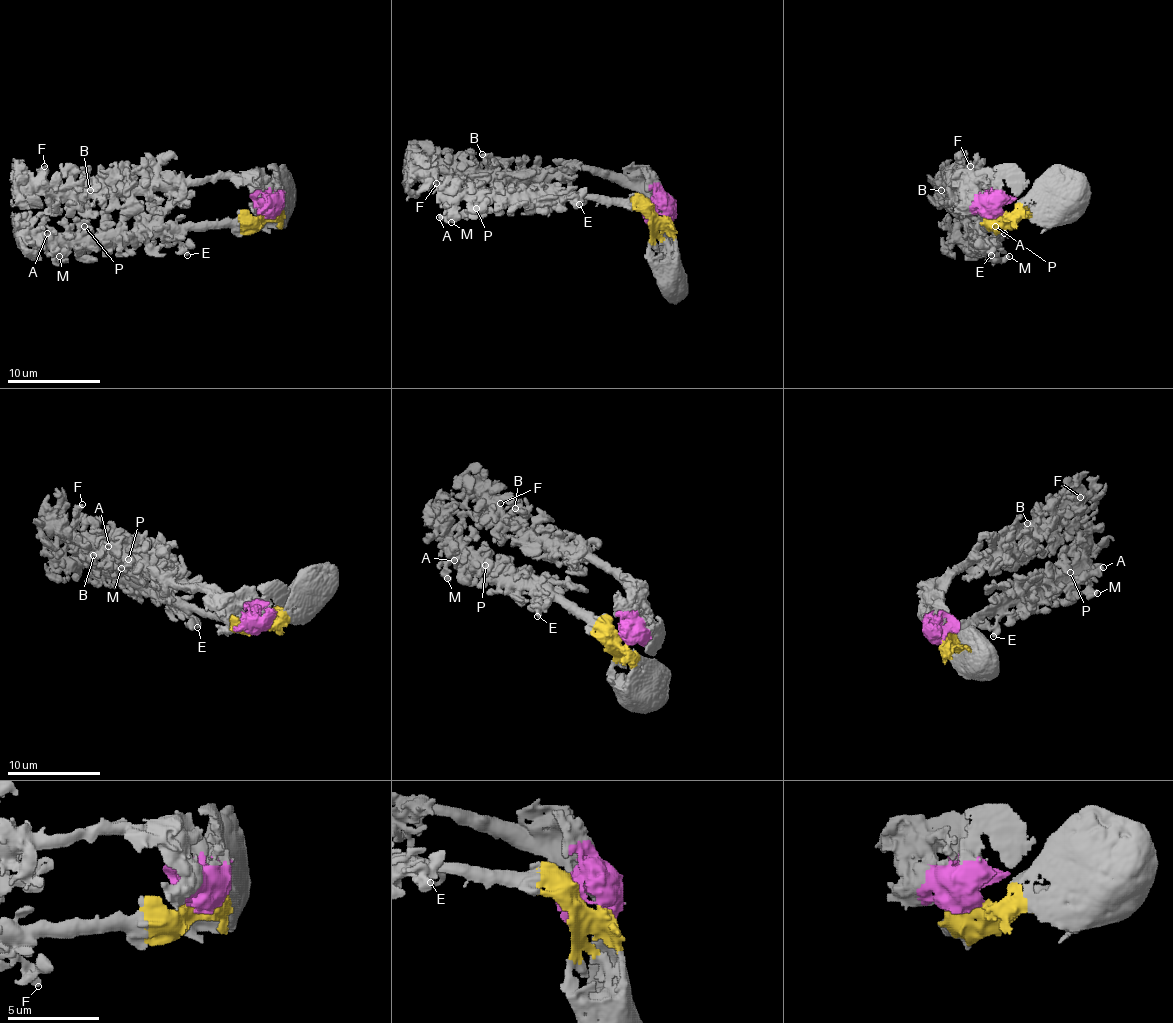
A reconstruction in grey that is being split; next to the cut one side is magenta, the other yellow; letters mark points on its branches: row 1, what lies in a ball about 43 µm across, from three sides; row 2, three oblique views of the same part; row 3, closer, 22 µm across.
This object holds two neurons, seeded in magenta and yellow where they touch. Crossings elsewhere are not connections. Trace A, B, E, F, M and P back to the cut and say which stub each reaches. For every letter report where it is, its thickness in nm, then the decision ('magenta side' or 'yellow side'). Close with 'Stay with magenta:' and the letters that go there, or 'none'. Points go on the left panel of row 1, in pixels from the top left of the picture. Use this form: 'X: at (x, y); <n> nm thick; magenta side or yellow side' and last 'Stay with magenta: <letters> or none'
A: at (47, 233); 400 nm thick; yellow side
B: at (90, 190); 300 nm thick; magenta side
E: at (187, 255); 320 nm thick; yellow side
F: at (44, 166); 440 nm thick; magenta side
M: at (59, 256); 500 nm thick; yellow side
P: at (84, 226); 550 nm thick; yellow side
Stay with magenta: B, F

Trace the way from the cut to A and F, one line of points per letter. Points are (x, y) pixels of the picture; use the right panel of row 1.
A: (1000, 214), (984, 228), (984, 239), (991, 244), (1005, 232)
F: (1000, 214), (989, 202), (989, 193), (975, 179), (963, 179), (956, 184), (956, 190), (961, 174), (970, 165)

